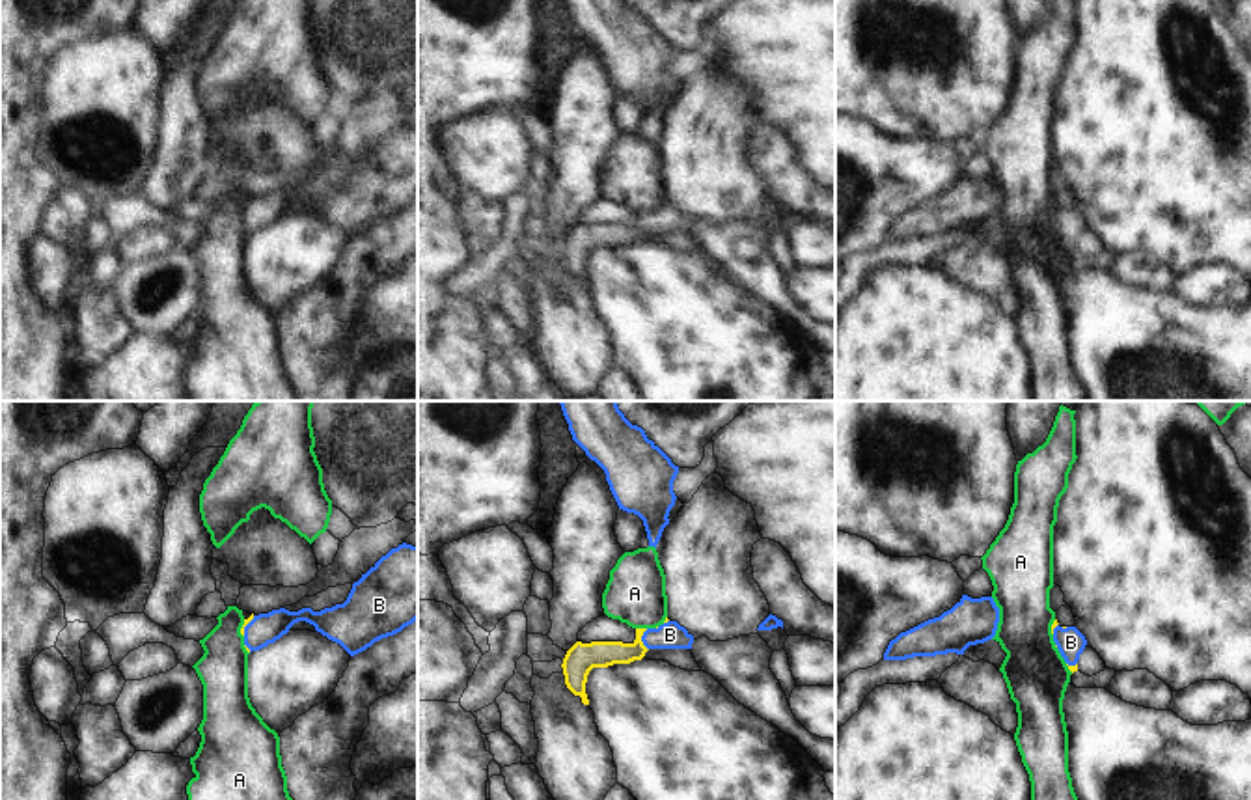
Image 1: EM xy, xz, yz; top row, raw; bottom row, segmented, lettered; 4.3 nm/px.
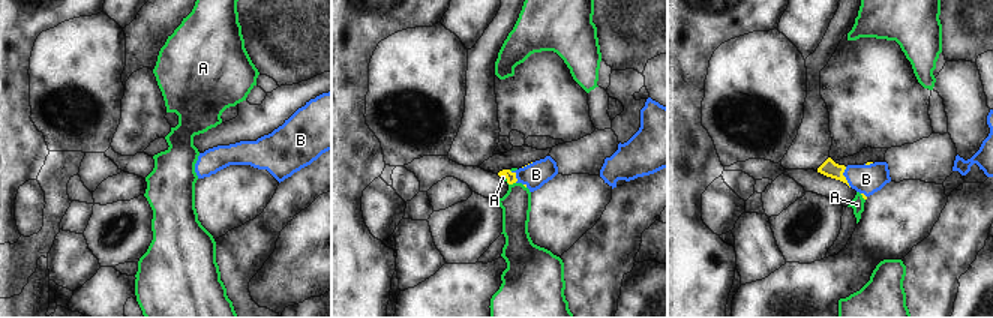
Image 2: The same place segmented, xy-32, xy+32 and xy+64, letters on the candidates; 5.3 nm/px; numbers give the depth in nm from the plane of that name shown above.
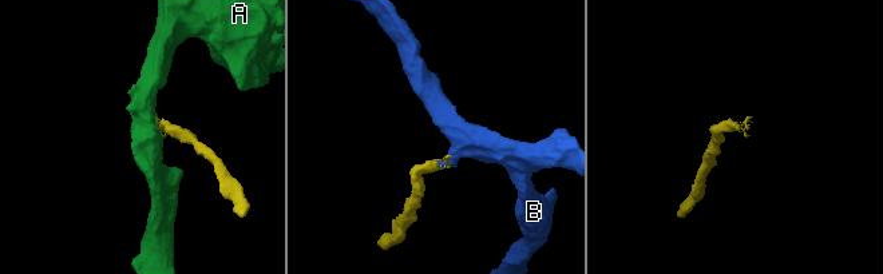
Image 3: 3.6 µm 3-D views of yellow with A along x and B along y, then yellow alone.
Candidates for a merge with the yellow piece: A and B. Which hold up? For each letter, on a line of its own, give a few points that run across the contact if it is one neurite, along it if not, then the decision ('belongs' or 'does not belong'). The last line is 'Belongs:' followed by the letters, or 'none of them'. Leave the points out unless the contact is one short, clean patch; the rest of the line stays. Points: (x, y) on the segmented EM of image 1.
A: line xz (636, 627), (646, 629); does not belong
B: line xz (586, 657), (627, 653), (640, 640), (670, 634); belongs
Belongs: B

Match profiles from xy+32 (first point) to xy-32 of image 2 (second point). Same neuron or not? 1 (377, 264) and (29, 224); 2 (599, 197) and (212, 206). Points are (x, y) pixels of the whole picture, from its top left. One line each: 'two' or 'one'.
1: two
2: one

